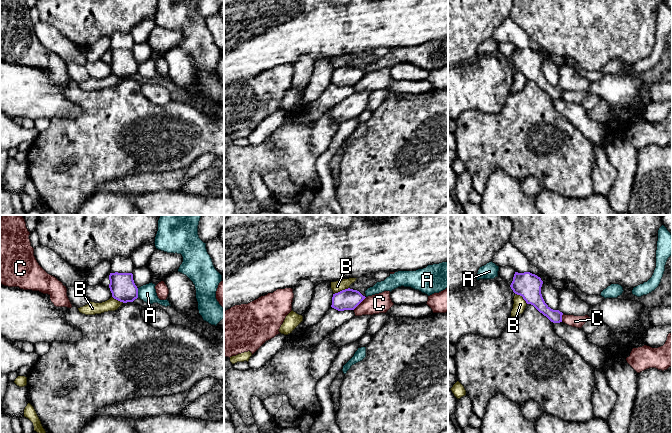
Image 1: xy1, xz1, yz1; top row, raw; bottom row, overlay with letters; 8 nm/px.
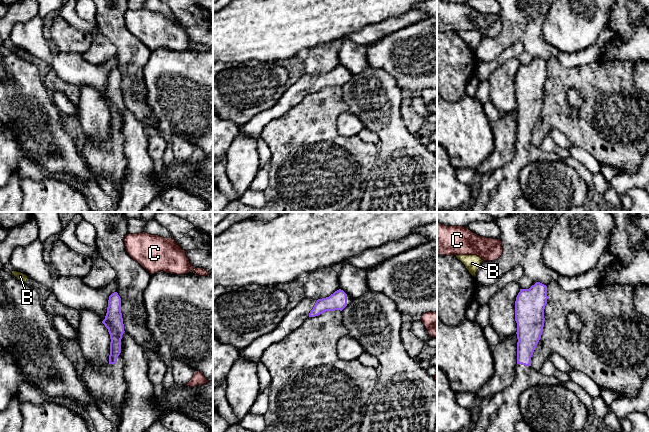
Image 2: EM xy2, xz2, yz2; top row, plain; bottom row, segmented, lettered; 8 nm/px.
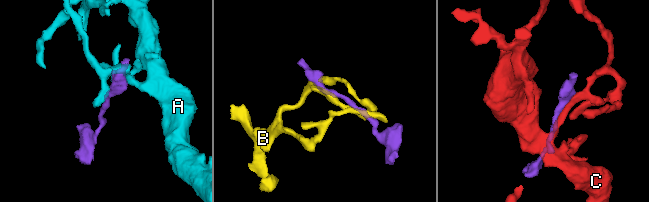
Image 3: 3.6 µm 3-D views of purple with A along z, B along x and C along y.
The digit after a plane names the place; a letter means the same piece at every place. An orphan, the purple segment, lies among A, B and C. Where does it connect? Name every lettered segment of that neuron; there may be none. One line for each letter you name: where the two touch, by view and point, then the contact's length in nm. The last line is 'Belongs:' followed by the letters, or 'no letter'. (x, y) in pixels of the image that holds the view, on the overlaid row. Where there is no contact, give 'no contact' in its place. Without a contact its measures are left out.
Belongs: no letter

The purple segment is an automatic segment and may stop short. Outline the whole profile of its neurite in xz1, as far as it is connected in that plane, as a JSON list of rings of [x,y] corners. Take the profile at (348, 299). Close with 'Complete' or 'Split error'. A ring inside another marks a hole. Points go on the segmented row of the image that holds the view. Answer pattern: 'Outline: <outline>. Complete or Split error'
Outline: [[[345,289],[333,294],[331,307],[338,310],[354,310],[366,297],[359,291]]]. Complete

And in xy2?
Outline: [[[117,292],[109,296],[107,313],[102,323],[108,329],[111,339],[109,363],[100,367],[88,363],[81,377],[90,394],[102,407],[103,416],[118,428],[127,387],[120,356],[121,339],[125,331],[121,298]]]. Split error

